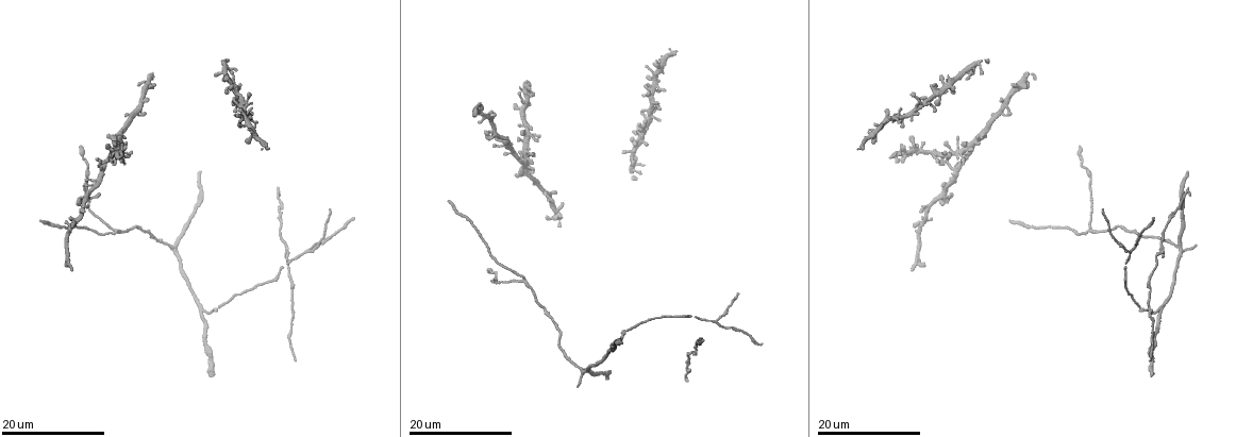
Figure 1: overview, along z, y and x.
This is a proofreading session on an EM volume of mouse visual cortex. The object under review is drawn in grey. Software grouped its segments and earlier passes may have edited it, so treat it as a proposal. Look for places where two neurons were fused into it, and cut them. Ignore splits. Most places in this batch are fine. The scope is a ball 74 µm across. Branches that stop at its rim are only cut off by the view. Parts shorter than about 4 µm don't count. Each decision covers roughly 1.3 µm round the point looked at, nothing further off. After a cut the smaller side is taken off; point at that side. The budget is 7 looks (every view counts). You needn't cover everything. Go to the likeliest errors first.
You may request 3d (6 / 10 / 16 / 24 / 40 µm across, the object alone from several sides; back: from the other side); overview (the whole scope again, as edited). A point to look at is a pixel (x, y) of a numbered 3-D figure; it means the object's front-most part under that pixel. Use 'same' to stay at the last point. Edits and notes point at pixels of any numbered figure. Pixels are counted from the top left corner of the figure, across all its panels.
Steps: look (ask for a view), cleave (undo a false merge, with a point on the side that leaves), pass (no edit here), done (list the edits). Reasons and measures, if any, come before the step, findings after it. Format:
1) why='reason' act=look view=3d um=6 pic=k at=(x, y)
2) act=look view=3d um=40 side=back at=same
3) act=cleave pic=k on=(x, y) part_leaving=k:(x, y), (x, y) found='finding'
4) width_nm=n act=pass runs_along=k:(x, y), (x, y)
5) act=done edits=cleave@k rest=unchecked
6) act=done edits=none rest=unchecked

why='three-way junction' act=look view=3d um=16 pic=1 at=(309, 249)

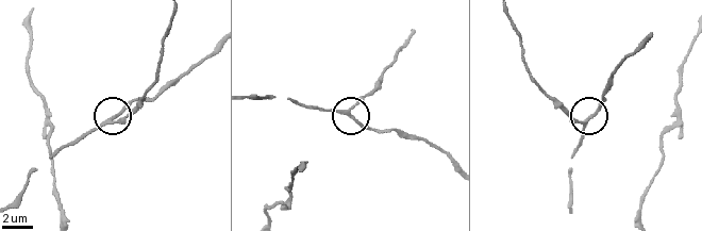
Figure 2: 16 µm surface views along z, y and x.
act=look view=3d um=6 pic=2 at=(110, 120)

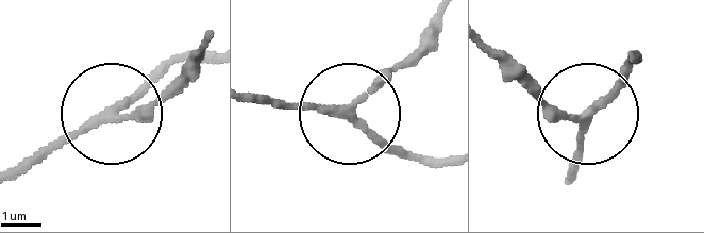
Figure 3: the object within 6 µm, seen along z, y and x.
act=look view=3d um=6 side=back pic=3 at=(111, 113)

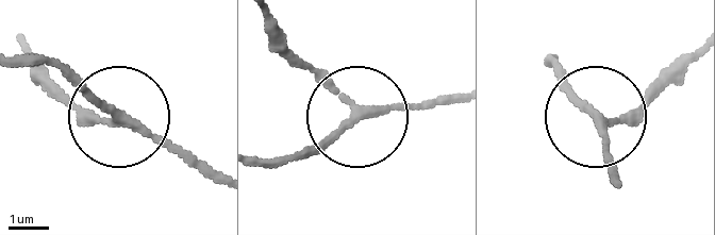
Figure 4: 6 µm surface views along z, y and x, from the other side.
width_nm=180 act=pass runs_along=4:(455, 94), (354, 107), (277, 36) found='all the same neuron'

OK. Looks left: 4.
why='a fork' act=look view=3d um=24 pic=1 at=(203, 311)

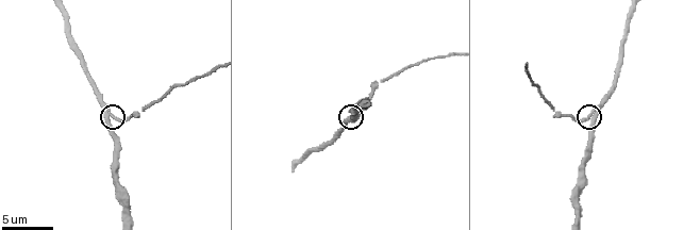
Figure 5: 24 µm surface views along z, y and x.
act=look view=3d um=6 pic=5 at=(111, 115)

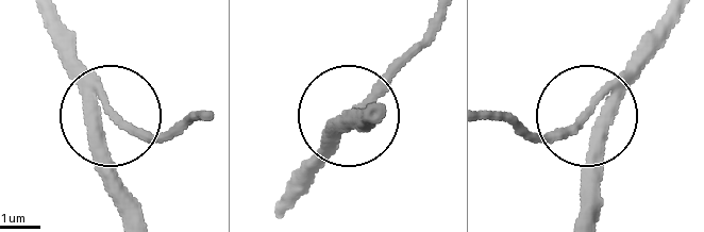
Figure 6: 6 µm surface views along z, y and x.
width_nm=280 act=pass found='one neuron here'

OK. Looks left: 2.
why='three arms meet' act=look view=3d um=16 pic=1 at=(118, 229)

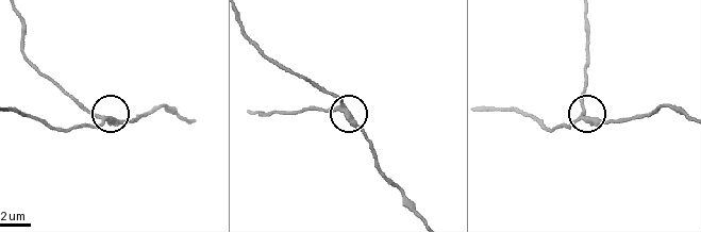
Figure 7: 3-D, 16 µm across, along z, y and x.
act=look view=3d um=6 pic=7 at=(343, 111)

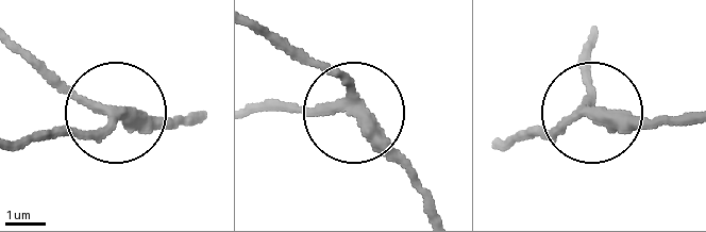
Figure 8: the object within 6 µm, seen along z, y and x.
width_nm=270 act=pass runs_along=8:(258, 23), (319, 61), (350, 101), (340, 112), (272, 112) found='continuous, no second neuron'

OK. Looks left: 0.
act=done edits=none rest=unchecked

